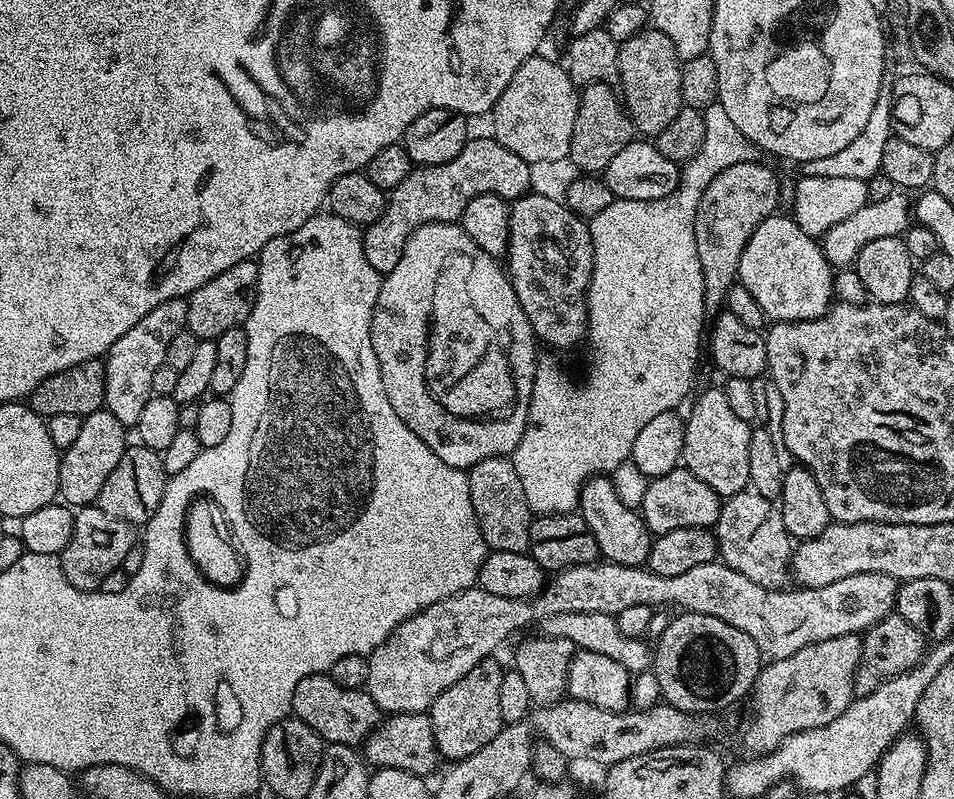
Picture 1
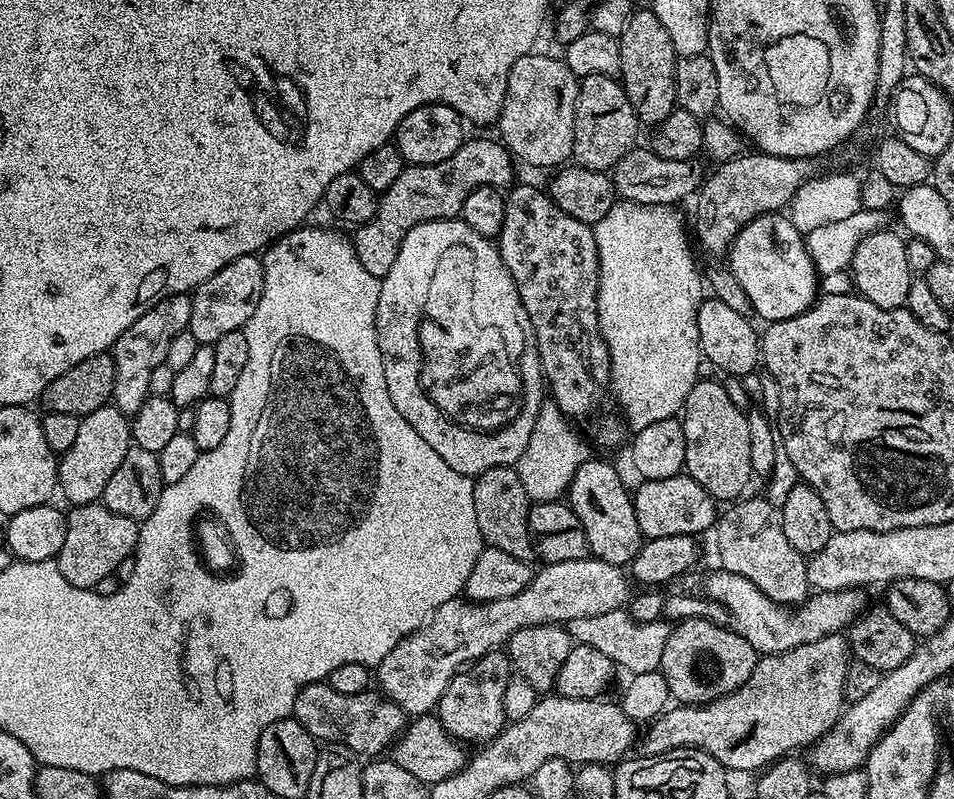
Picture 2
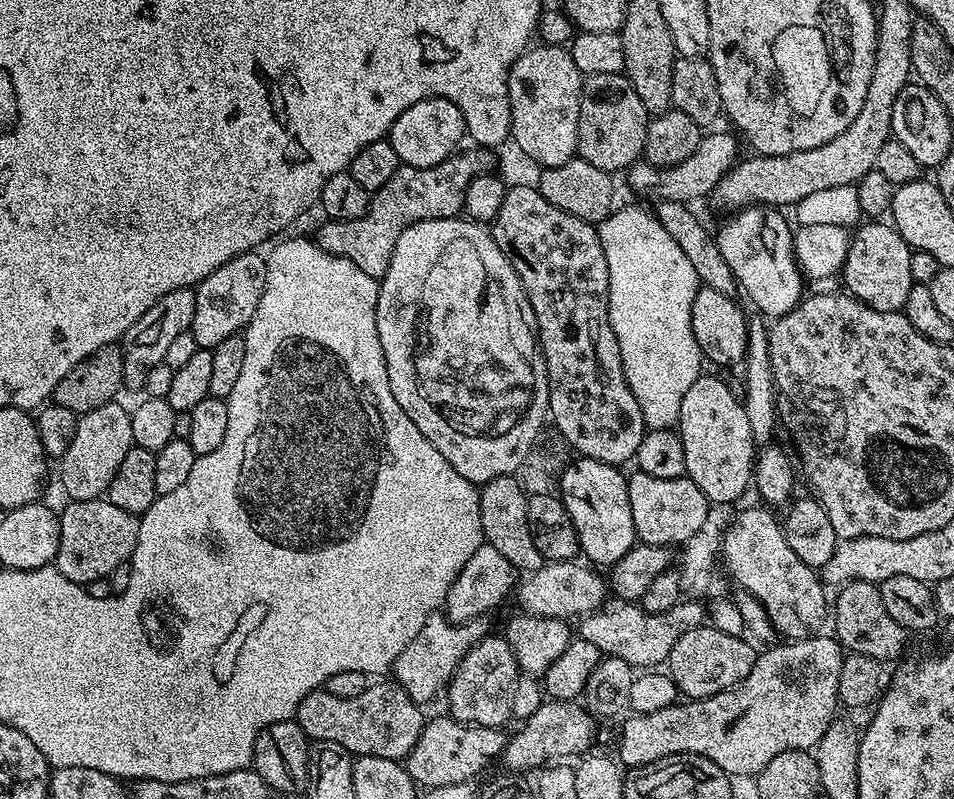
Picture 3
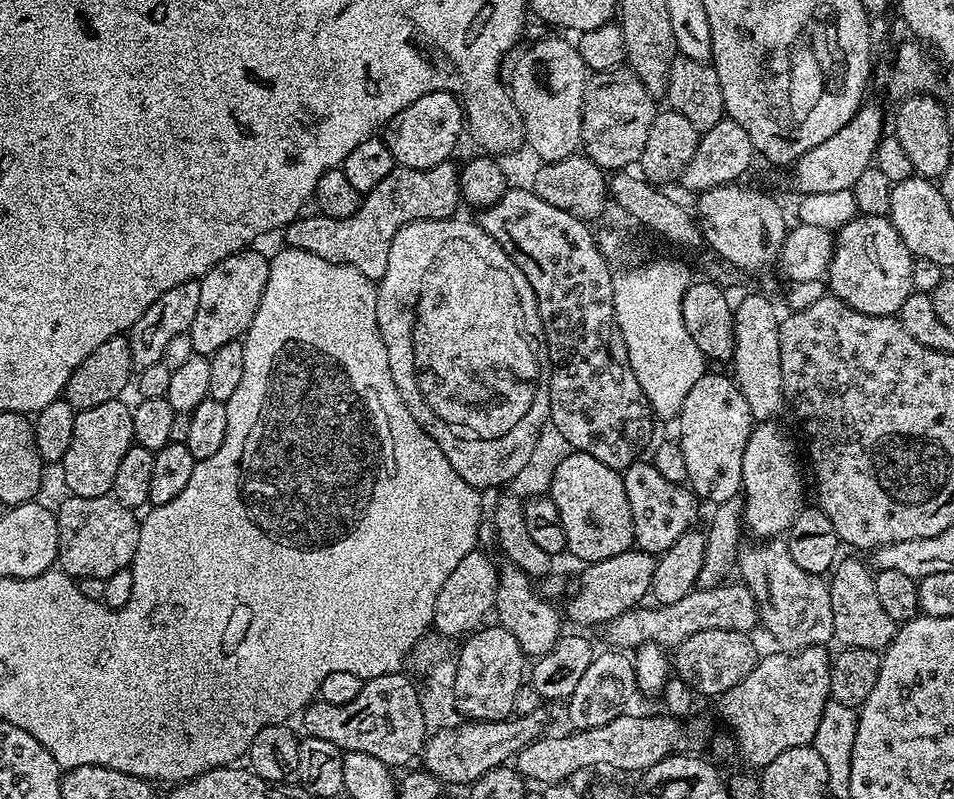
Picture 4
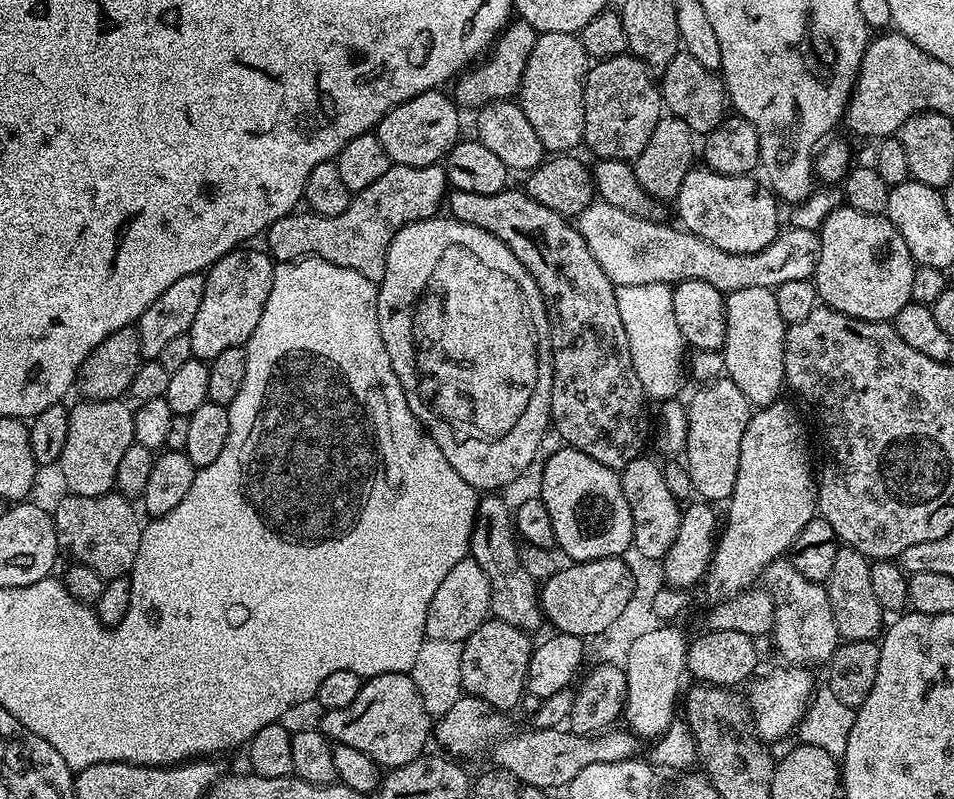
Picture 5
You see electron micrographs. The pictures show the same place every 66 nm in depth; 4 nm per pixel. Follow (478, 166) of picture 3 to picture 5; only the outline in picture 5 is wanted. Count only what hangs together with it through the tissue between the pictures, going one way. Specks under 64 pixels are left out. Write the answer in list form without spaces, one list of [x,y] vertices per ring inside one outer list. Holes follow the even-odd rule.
[[[443,163],[430,166],[393,164],[390,170],[386,170],[386,174],[382,174],[382,178],[378,178],[378,182],[374,182],[374,186],[366,186],[366,190],[355,193],[350,206],[342,214],[317,216],[308,210],[297,210],[288,216],[278,218],[278,222],[270,225],[266,233],[267,251],[276,262],[316,256],[320,260],[334,262],[334,266],[346,266],[350,270],[358,270],[358,274],[379,282],[386,274],[388,247],[394,234],[398,234],[398,230],[402,230],[407,224],[413,224],[419,220],[430,220],[437,215],[445,203],[449,188],[448,174]]]

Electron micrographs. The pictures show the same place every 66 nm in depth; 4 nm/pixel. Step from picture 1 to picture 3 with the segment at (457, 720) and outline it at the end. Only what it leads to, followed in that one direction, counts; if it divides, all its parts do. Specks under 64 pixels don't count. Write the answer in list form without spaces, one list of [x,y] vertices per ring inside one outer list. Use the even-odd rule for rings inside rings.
[[[485,635],[471,648],[456,667],[456,672],[446,685],[448,708],[453,720],[462,724],[477,724],[487,728],[504,728],[512,716],[512,695],[516,692],[516,679],[522,673],[514,658],[514,650],[505,642],[503,635]]]

